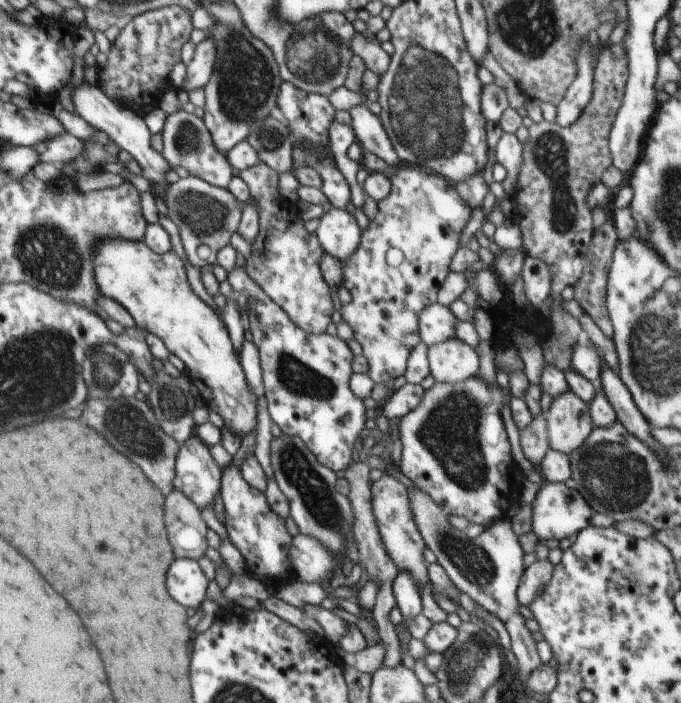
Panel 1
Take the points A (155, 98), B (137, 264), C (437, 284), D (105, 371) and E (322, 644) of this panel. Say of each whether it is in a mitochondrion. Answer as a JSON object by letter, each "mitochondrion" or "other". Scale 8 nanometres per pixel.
{"A":"other","B":"other","C":"other","D":"mitochondrion","E":"other"}

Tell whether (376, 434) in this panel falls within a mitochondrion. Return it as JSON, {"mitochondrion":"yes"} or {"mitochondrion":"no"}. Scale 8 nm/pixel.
{"mitochondrion":"no"}

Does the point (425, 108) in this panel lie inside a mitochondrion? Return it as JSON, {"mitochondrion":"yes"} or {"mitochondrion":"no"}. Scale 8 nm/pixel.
{"mitochondrion":"yes"}

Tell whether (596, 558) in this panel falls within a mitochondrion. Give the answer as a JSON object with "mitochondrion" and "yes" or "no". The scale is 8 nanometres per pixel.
{"mitochondrion":"no"}

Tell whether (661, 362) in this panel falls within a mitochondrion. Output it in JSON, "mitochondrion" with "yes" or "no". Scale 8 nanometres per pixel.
{"mitochondrion":"yes"}

